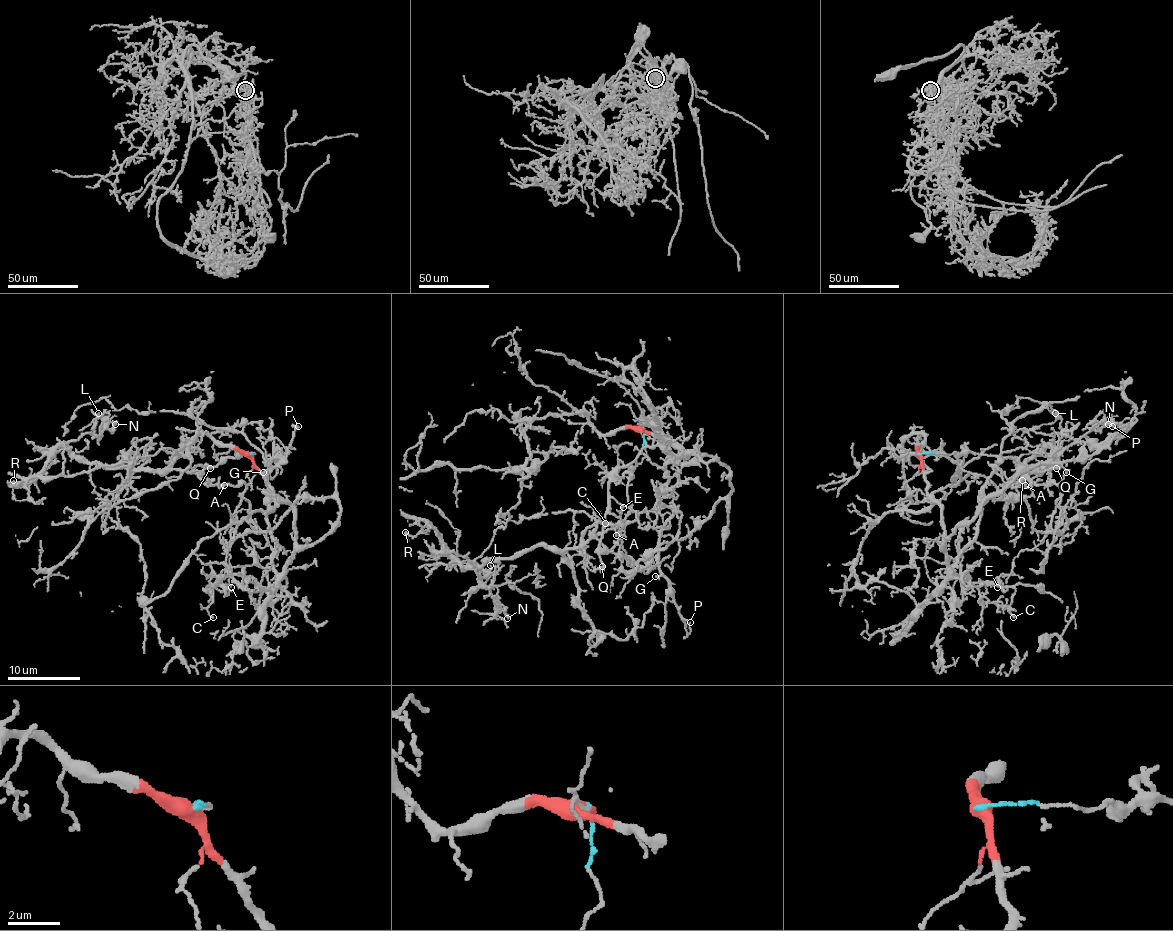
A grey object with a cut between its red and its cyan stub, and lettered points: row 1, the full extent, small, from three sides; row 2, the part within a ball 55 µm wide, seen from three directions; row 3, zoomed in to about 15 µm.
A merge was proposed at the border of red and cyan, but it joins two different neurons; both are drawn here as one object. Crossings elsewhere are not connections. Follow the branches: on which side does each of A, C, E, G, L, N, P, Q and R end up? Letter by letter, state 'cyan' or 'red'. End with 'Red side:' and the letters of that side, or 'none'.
A: cyan
C: red
E: red
G: red
L: cyan
N: cyan
P: red
Q: cyan
R: cyan
Red side: C, E, G, P

